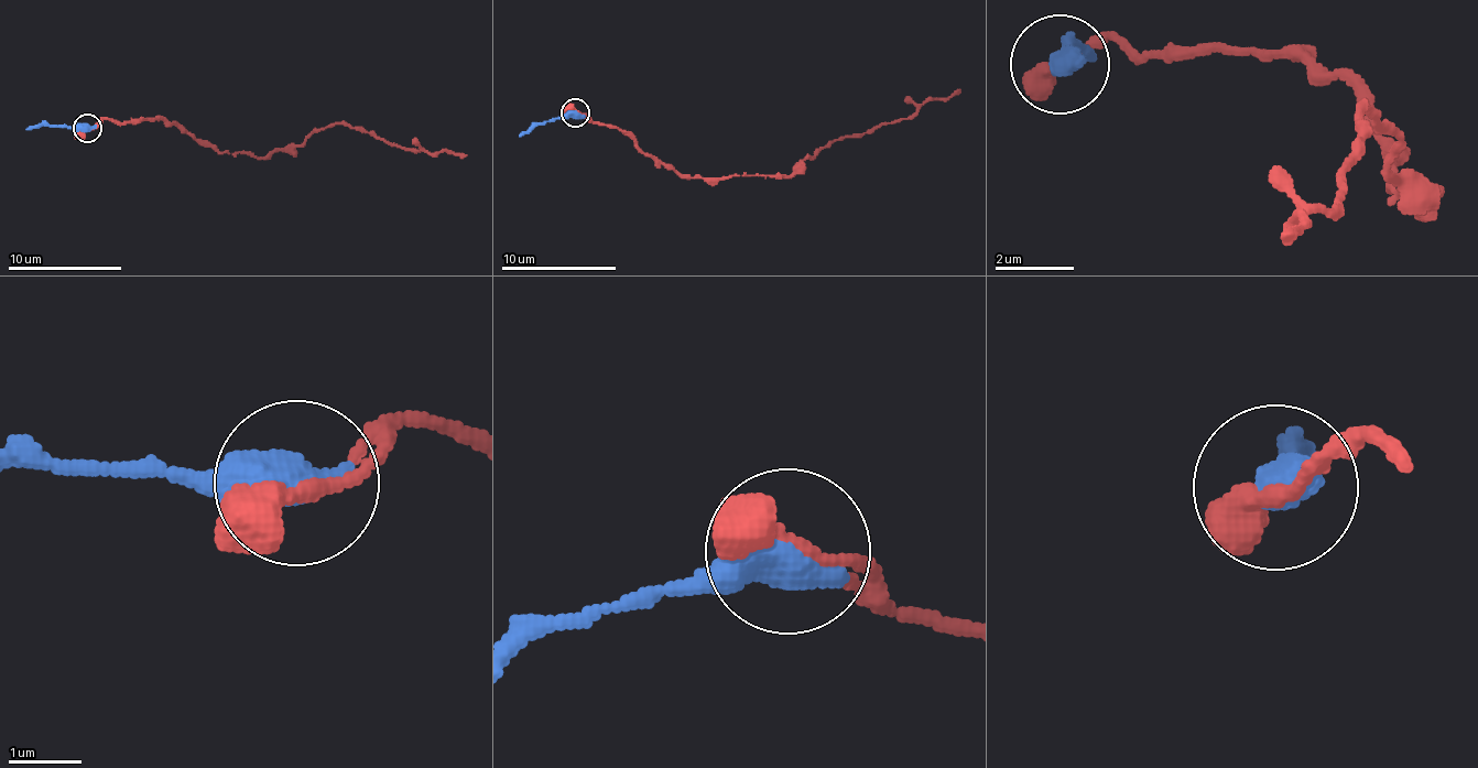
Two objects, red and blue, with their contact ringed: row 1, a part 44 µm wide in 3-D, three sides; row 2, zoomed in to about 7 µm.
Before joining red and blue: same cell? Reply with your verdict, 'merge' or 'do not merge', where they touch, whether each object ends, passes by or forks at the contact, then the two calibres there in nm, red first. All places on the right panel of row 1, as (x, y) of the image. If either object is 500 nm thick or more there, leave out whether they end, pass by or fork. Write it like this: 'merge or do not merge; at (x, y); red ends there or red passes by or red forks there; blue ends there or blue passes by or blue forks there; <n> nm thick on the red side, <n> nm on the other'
merge; at (1060, 64); 320 nm thick on the red side, 600 nm on the other

